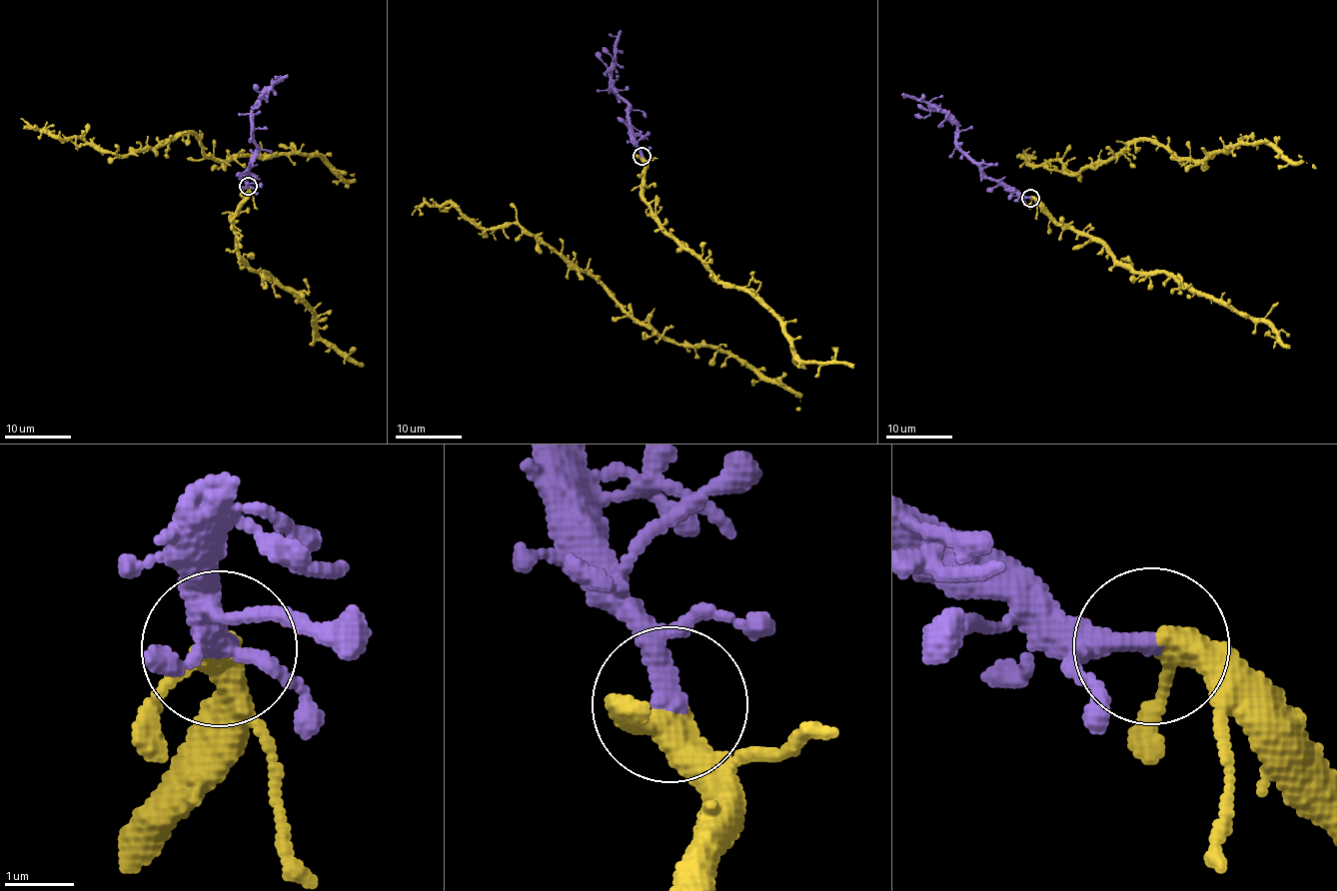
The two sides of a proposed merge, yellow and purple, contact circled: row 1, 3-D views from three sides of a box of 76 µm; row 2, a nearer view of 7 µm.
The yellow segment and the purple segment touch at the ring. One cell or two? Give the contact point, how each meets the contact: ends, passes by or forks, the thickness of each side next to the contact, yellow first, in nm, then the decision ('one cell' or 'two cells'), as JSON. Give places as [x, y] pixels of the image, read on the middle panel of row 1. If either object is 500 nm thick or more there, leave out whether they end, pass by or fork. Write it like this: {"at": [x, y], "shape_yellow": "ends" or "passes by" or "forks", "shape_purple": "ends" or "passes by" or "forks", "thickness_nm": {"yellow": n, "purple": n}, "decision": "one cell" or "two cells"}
{"at": [642, 156], "shape_yellow": "passes by", "shape_purple": "passes by", "thickness_nm": {"yellow": 360, "purple": 260}, "decision": "one cell"}

